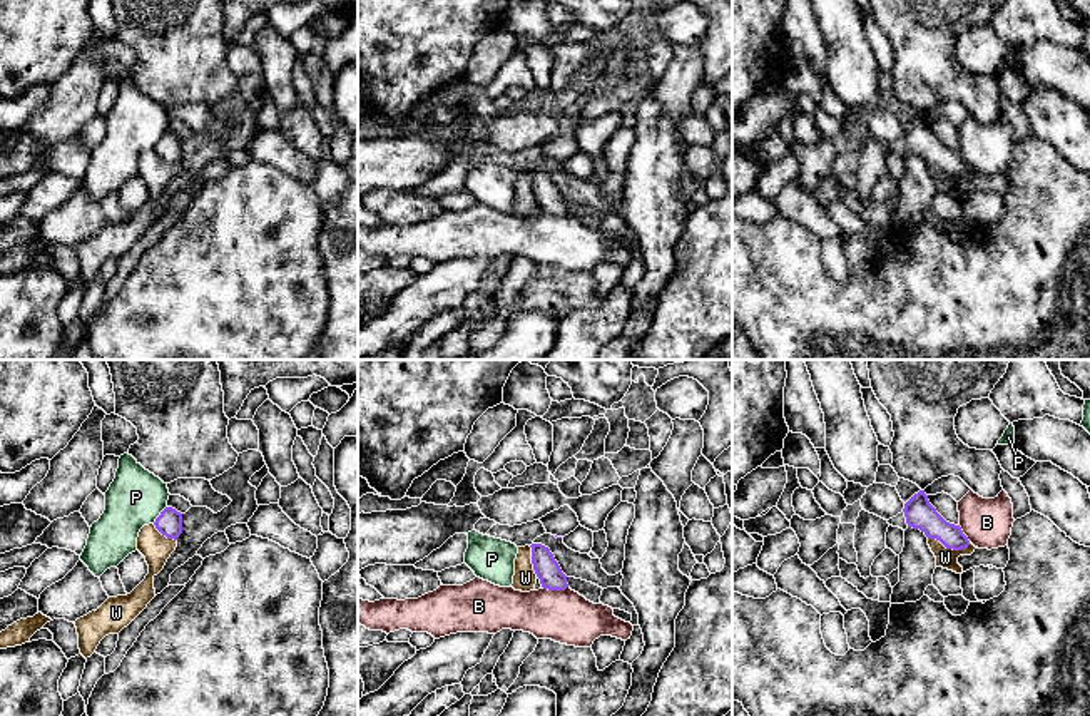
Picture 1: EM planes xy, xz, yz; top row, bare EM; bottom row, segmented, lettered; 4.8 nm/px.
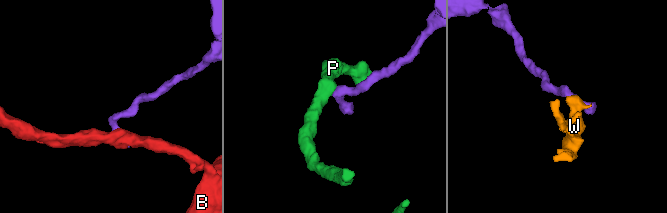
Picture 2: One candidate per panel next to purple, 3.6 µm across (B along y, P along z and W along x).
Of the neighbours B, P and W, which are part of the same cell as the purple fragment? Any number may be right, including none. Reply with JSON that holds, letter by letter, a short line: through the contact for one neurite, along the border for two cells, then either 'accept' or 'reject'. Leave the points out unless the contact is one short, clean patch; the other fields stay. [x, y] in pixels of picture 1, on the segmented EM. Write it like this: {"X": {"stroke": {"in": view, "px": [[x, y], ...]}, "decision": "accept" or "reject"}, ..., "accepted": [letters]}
{"B": {"stroke": {"in": "xz", "px": [[542, 586], [549, 589], [567, 588]]}, "decision": "reject"}, "P": {"stroke": {"in": "xy", "px": [[166, 506], [152, 522]]}, "decision": "reject"}, "W": {"stroke": {"in": "yz", "px": [[928, 537], [935, 537], [952, 549], [965, 549], [970, 544]]}, "decision": "reject"}, "accepted": []}

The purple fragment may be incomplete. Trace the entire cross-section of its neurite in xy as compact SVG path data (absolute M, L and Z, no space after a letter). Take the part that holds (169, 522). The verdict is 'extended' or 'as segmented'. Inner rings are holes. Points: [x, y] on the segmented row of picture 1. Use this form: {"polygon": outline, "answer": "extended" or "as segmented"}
{"polygon": "M166 507L155 519L154 525L167 539L177 540L182 534L182 514L172 507Z", "answer": "as segmented"}

